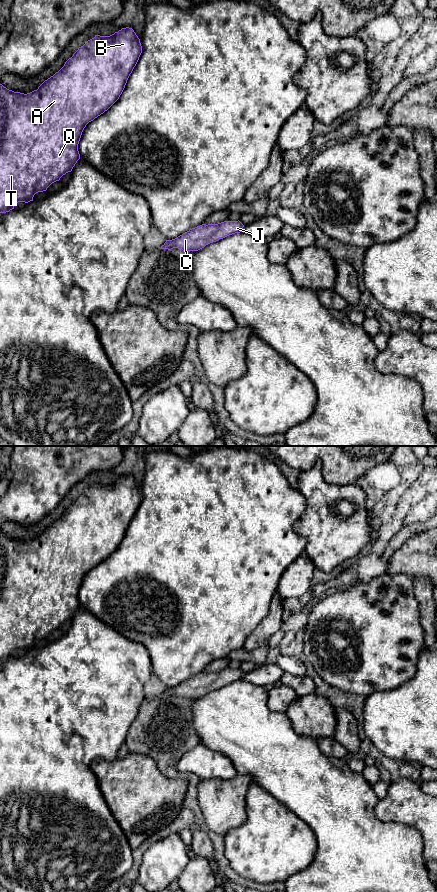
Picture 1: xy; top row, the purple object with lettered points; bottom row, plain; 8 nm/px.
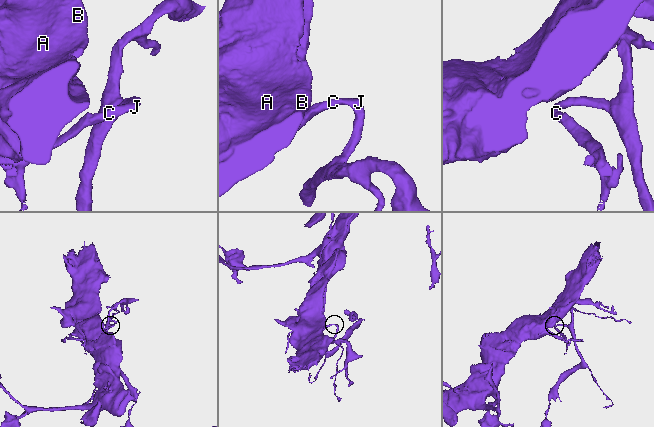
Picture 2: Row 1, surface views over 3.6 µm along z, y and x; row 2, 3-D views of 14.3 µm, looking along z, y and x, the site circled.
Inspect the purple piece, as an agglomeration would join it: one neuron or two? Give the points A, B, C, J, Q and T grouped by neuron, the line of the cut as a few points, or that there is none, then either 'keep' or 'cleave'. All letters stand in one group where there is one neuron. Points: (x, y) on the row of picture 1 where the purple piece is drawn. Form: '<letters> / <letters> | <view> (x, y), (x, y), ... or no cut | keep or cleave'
A B C J Q T | no cut | keep

